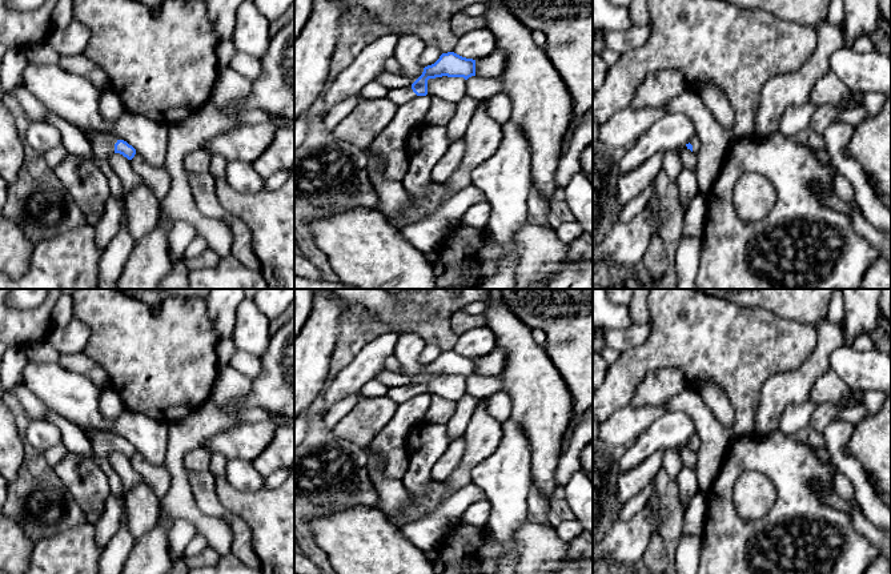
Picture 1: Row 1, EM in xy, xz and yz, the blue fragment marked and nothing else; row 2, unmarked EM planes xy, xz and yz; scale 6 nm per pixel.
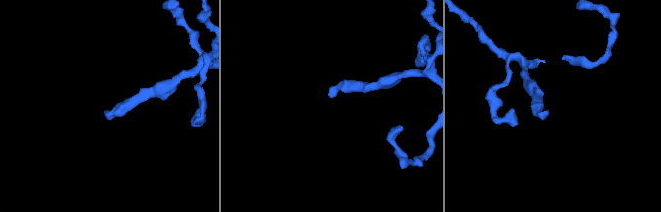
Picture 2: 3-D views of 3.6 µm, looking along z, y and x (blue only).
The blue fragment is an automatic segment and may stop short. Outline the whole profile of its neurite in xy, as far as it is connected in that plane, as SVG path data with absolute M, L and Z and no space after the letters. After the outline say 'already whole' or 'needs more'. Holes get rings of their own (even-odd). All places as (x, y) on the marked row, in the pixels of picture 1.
M85 129L80 131L85 135L92 145L93 153L100 158L107 158L112 153L120 153L128 160L132 160L136 154L136 149L132 145L109 133Z; needs more

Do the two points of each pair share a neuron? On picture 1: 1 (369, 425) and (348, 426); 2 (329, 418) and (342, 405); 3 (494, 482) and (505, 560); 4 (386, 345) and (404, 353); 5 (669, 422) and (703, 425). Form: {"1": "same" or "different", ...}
{"1": "same", "2": "same", "3": "same", "4": "different", "5": "different"}

